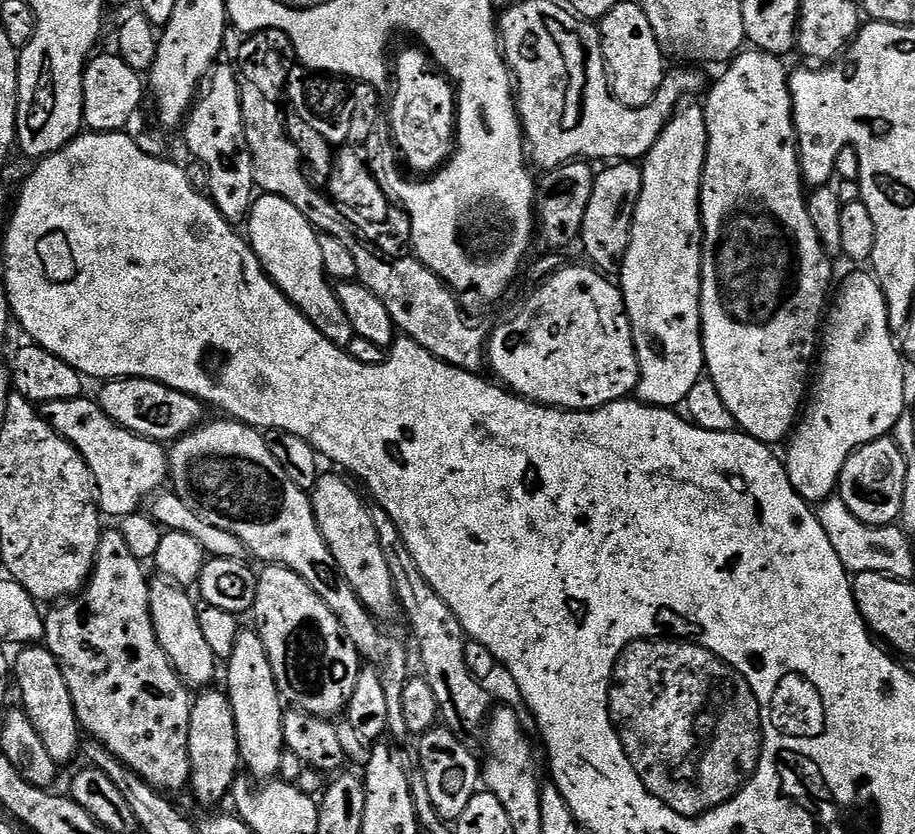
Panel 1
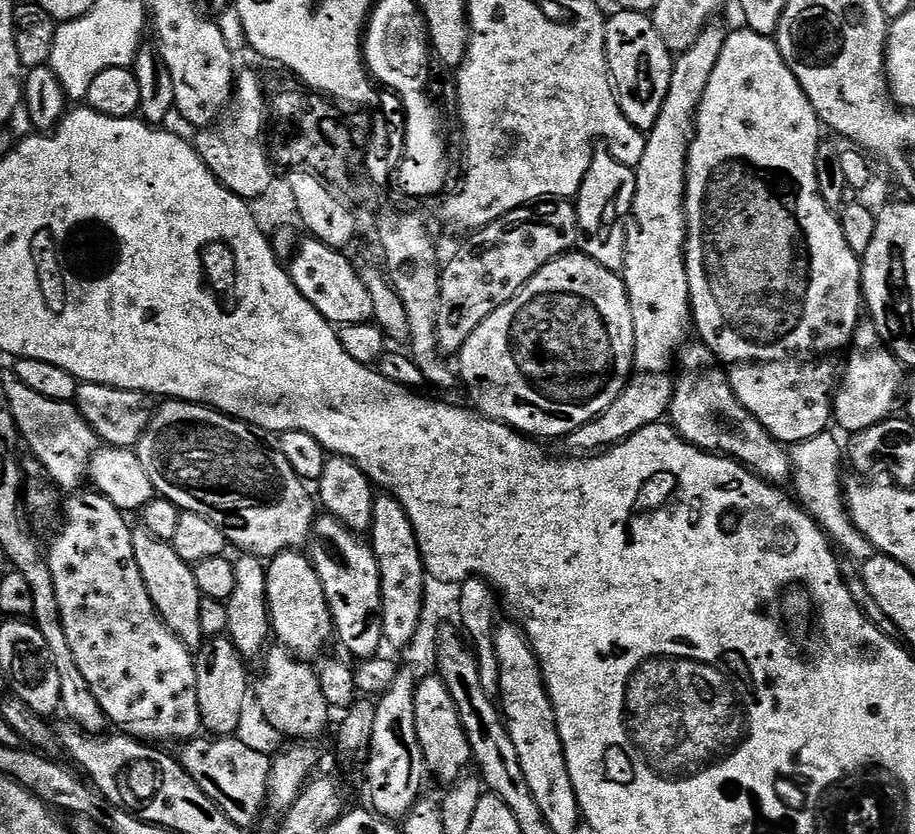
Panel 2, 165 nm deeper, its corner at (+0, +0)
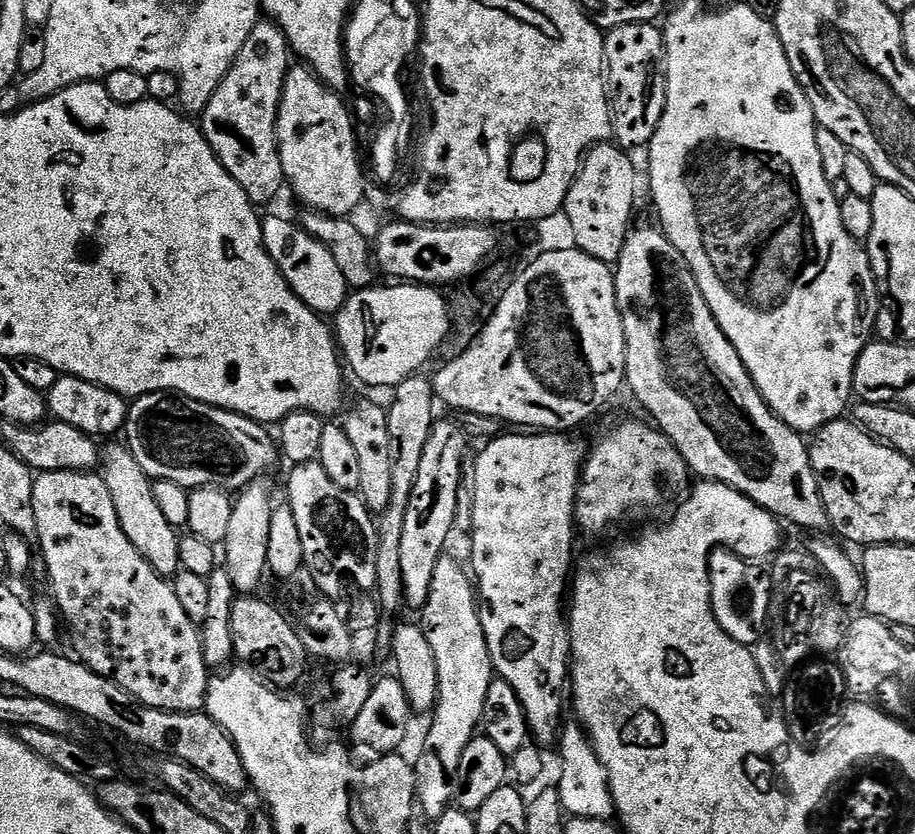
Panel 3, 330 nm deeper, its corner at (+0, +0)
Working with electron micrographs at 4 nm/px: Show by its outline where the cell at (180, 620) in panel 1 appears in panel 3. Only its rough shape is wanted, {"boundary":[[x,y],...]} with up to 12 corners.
{"boundary":[[127,443],[100,468],[134,550],[159,576],[181,571],[181,533]]}

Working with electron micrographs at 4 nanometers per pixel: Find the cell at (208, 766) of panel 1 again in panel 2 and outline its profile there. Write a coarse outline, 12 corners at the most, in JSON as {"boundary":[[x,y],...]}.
{"boundary":[[223,634],[195,649],[205,733],[238,730],[250,694],[246,661]]}

